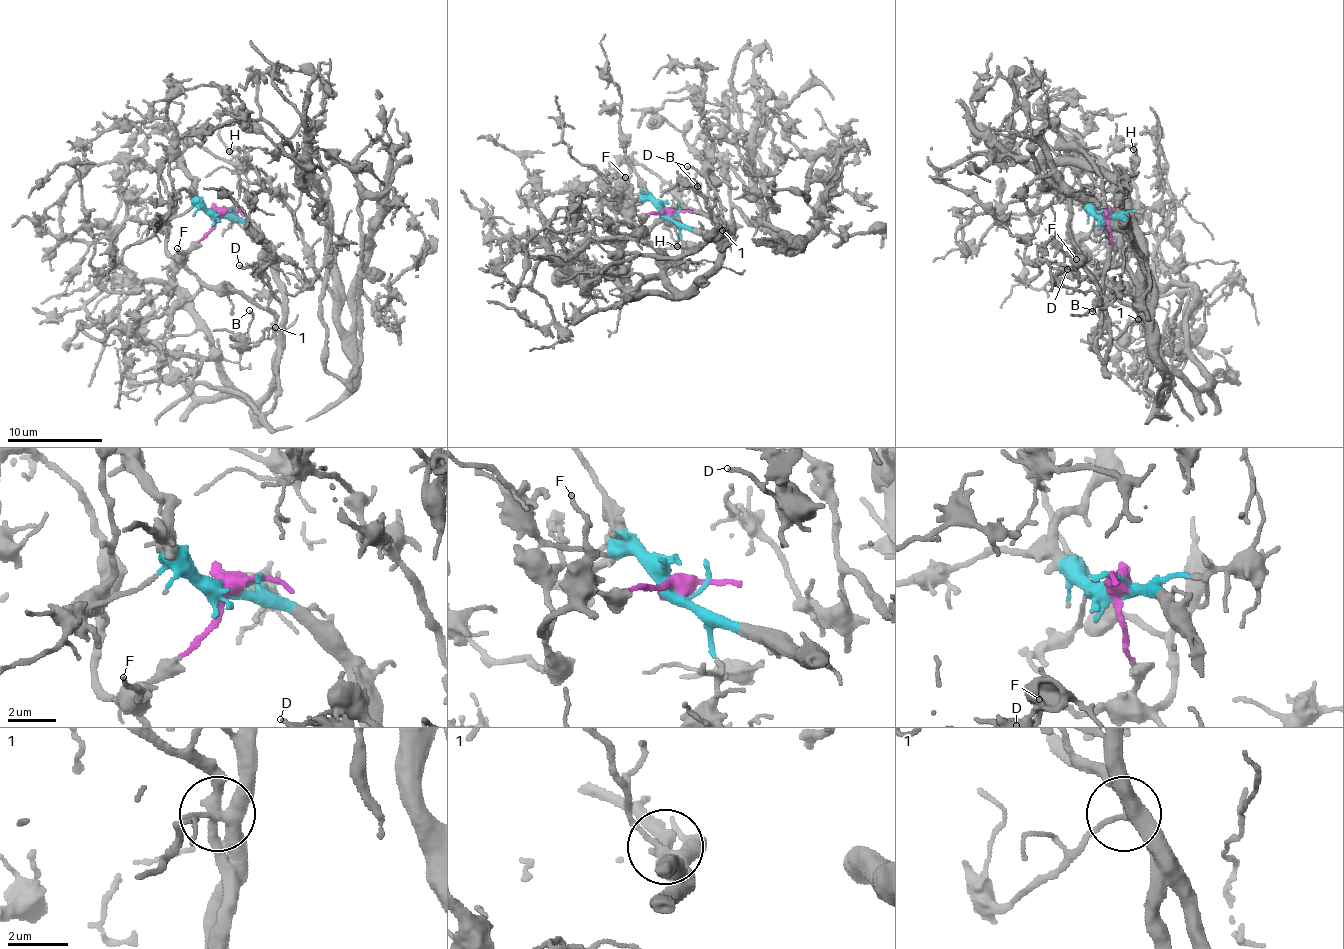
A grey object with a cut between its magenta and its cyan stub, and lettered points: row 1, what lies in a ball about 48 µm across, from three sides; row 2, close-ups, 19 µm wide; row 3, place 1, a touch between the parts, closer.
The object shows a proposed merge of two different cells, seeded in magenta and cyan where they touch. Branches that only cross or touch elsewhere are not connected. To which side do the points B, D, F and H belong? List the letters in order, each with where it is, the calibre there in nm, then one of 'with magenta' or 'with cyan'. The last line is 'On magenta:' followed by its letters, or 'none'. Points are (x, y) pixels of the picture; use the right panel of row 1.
B: place (1092, 311); calibre 130 nm; with cyan
D: place (1067, 269); calibre 170 nm; with cyan
F: place (1076, 259); calibre 150 nm; with magenta
H: place (1133, 149); calibre 180 nm; with cyan
On magenta: F

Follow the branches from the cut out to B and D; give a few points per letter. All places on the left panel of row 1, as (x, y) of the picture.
B: (216, 213), (240, 219), (264, 244), (280, 292), (283, 322), (268, 326), (249, 349), (249, 310)
D: (216, 213), (240, 219), (264, 244), (273, 280), (283, 298), (275, 296), (251, 268), (239, 265)

